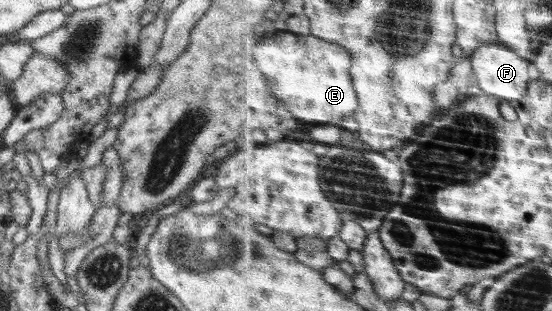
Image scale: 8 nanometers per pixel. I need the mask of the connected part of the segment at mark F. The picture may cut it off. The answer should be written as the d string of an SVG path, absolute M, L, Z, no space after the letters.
M499 42L484 45L472 56L475 66L476 84L486 93L506 100L521 100L528 95L531 87L530 67L532 59L522 58L511 47Z

